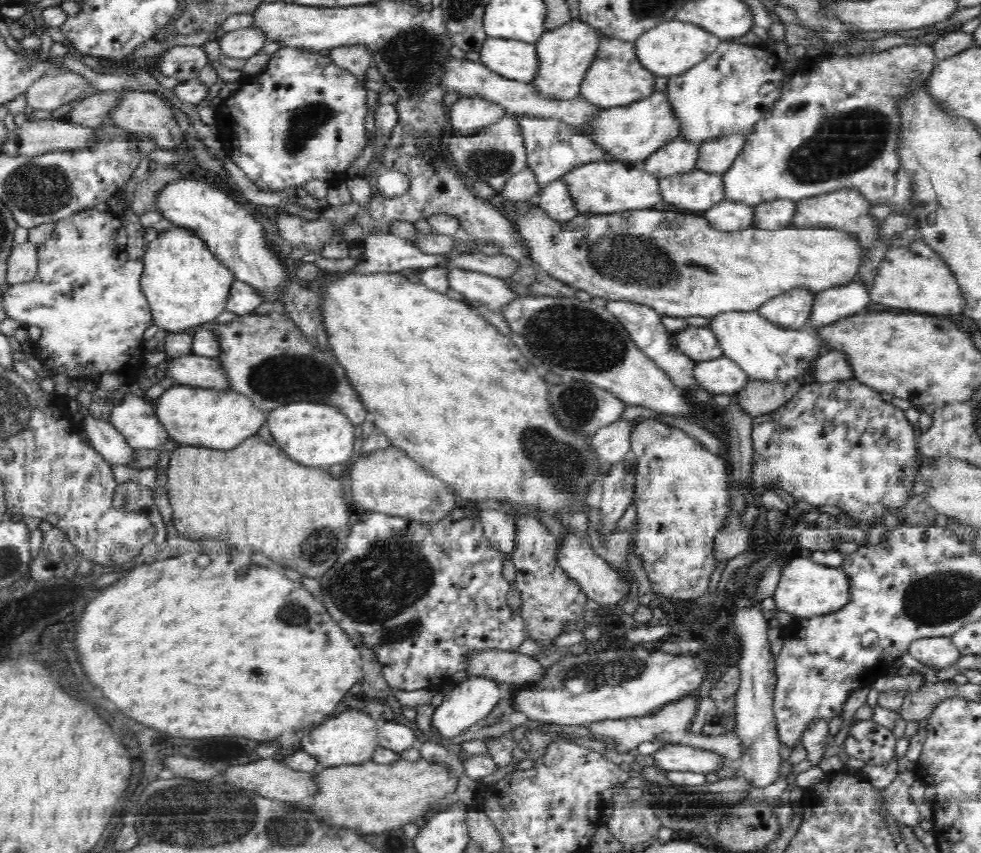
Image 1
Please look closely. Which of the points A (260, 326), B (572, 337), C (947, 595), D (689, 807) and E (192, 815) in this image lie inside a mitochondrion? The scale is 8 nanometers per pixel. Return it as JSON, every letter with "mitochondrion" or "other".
{"A":"other","B":"mitochondrion","C":"mitochondrion","D":"mitochondrion","E":"mitochondrion"}

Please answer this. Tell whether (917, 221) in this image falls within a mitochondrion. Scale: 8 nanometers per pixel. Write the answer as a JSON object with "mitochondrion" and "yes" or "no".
{"mitochondrion":"no"}

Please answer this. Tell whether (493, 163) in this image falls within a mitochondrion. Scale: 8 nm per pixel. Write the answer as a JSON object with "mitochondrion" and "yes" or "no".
{"mitochondrion":"yes"}

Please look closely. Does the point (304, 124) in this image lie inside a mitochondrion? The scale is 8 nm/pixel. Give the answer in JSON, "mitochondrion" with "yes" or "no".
{"mitochondrion":"yes"}

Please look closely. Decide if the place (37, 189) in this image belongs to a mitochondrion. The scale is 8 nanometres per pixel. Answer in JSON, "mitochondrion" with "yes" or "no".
{"mitochondrion":"yes"}

